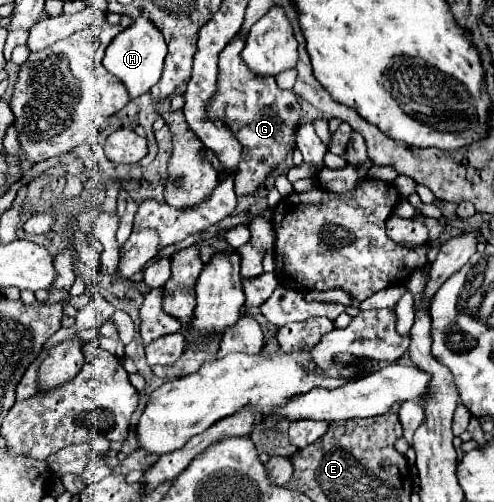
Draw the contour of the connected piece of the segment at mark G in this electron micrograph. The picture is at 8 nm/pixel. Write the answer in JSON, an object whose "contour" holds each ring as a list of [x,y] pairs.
{"contour":[[[235,35],[219,53],[217,93],[207,103],[207,115],[213,119],[223,119],[243,147],[241,161],[233,177],[235,193],[239,197],[253,195],[257,189],[265,187],[267,171],[279,167],[285,161],[285,155],[295,149],[295,137],[301,123],[299,97],[293,91],[279,89],[275,77],[259,77],[251,73],[239,57],[243,45],[243,37]]]}

